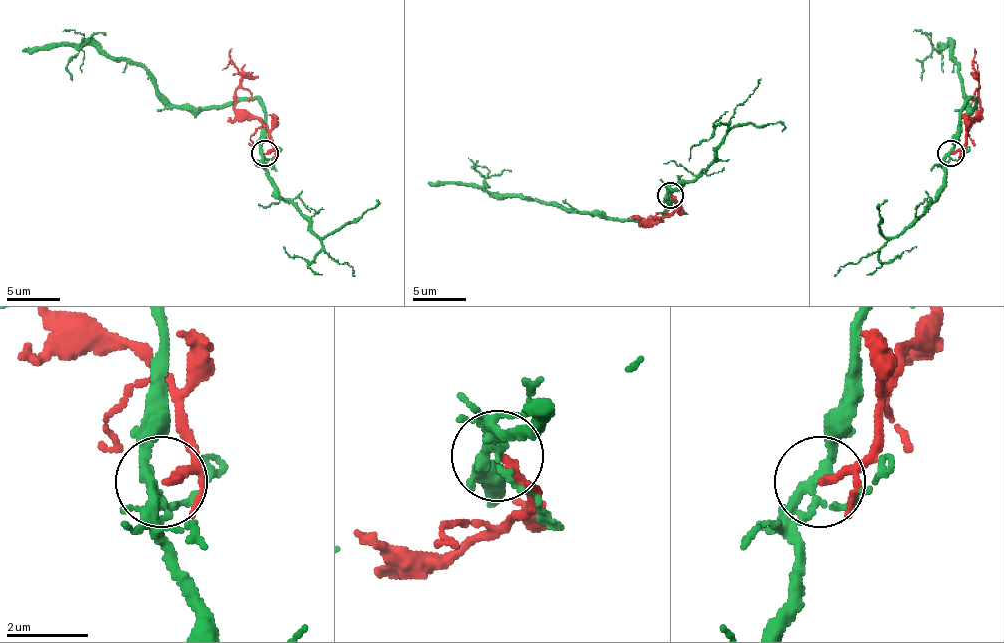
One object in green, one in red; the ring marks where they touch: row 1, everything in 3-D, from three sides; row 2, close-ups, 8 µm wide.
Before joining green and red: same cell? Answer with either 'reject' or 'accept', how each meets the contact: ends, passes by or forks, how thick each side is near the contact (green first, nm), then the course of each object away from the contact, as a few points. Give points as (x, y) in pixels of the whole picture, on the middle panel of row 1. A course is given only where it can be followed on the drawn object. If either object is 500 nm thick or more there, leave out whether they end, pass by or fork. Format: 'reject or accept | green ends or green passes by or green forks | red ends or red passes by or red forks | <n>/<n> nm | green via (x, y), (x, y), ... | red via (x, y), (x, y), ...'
reject | green forks | red ends | 240/200 nm | green via (669, 193), (669, 204), (659, 217), (630, 220), (582, 214), (545, 201), (454, 182), (428, 182) | red via (669, 196), (677, 209), (661, 220), (648, 220), (640, 225), (646, 222), (640, 217), (635, 220), (638, 220)

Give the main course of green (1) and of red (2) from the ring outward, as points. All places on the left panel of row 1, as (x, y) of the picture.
1: (264, 153), (264, 110), (253, 99), (176, 107), (139, 65), (104, 57), (89, 44), (22, 51)
2: (264, 153), (272, 147), (272, 137), (256, 118), (243, 115), (235, 107), (240, 70), (229, 57), (232, 49)

